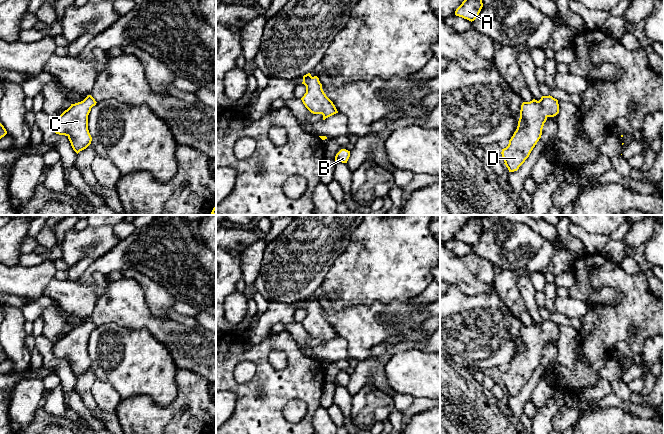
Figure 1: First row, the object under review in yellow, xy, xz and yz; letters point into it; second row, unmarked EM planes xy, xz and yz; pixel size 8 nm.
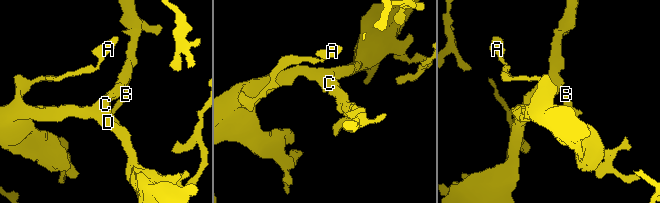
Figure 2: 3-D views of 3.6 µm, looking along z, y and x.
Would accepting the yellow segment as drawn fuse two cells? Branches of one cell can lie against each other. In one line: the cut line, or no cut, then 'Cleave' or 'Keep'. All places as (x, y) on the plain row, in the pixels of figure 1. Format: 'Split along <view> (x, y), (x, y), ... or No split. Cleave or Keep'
No split. Keep

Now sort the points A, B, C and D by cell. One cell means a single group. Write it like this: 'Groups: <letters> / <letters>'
Groups: A B C D

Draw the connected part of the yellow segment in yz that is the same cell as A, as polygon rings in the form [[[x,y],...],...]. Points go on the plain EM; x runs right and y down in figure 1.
[[[481,216],[468,220],[456,233],[455,239],[474,245],[483,231]]]

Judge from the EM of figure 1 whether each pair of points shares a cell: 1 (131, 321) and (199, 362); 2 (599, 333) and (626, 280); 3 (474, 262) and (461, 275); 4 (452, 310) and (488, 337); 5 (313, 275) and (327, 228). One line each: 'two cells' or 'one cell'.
1: one cell
2: one cell
3: two cells
4: one cell
5: one cell

